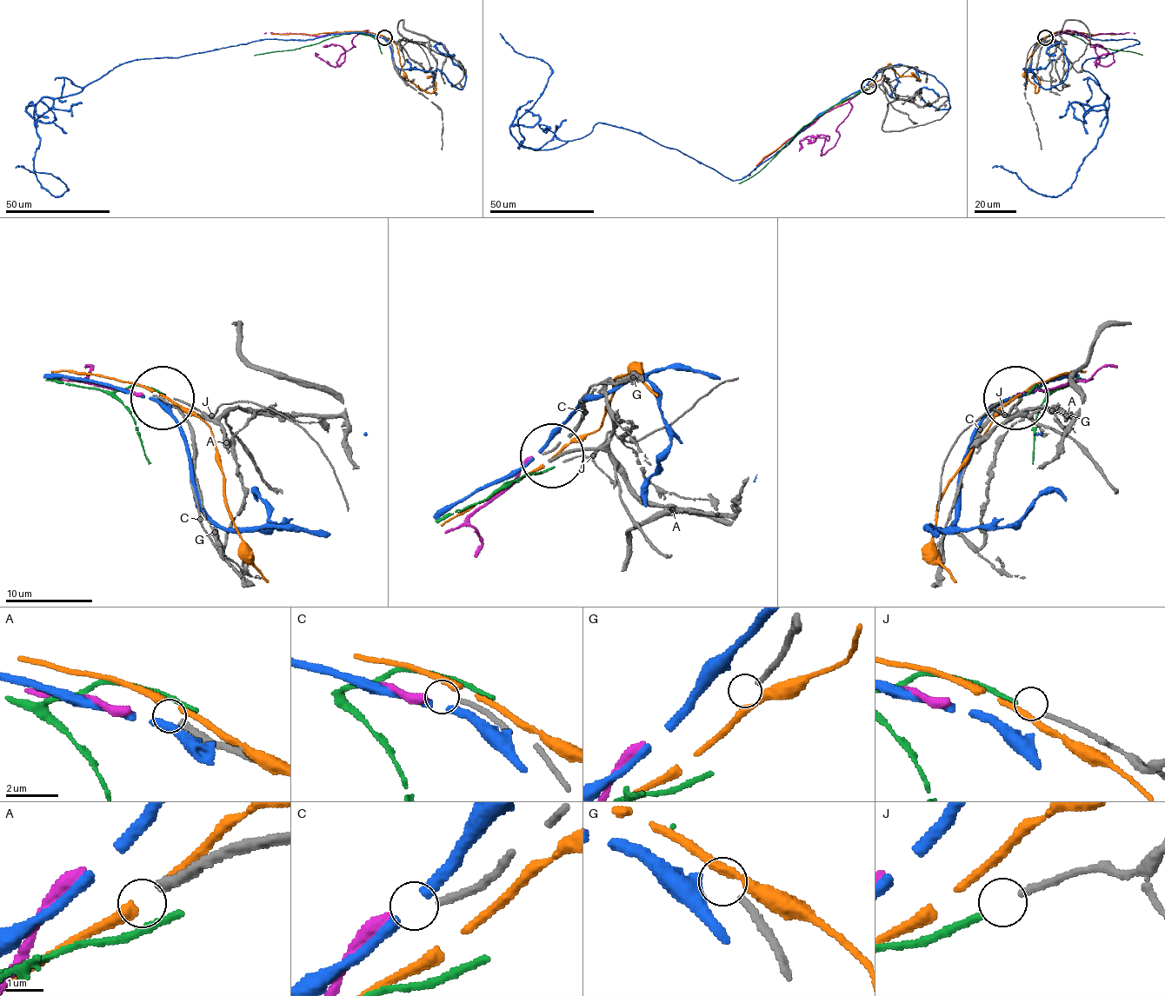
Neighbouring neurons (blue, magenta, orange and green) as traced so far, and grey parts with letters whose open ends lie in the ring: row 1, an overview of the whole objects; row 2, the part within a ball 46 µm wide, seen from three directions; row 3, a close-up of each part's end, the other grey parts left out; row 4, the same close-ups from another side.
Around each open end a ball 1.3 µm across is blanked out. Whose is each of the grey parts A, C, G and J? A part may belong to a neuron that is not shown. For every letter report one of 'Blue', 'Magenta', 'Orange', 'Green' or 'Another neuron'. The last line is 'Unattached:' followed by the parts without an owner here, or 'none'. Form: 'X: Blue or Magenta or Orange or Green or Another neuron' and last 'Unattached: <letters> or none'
A: Another neuron
C: Magenta
G: Another neuron
J: Green
Unattached: A, G

